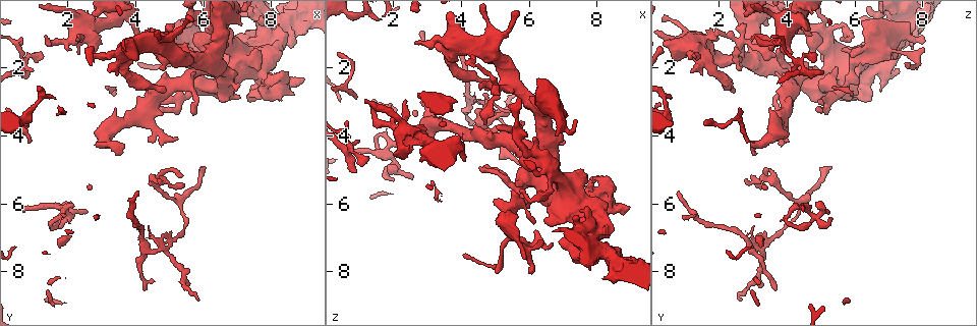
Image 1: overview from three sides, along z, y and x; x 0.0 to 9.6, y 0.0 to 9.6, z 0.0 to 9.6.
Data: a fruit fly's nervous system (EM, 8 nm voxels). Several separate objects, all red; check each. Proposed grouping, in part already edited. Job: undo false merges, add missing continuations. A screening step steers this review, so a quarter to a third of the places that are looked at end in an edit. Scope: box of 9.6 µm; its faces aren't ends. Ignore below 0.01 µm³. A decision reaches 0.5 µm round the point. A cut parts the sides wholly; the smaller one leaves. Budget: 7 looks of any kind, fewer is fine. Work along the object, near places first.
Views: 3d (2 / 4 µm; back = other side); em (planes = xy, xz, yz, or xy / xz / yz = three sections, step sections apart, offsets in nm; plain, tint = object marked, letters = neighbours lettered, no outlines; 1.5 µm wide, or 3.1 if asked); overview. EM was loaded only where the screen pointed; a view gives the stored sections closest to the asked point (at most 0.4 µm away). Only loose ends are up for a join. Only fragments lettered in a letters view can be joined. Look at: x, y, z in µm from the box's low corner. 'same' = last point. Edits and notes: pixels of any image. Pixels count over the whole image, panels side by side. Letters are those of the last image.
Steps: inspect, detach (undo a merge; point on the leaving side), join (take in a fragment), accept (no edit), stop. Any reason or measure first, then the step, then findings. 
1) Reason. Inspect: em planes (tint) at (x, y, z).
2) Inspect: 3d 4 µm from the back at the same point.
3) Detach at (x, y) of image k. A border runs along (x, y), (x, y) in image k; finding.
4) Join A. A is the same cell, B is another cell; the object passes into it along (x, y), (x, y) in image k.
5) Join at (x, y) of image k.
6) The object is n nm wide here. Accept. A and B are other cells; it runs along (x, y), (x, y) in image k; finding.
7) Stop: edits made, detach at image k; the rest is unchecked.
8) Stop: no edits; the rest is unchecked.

Long arm stops here. Inspect: 3d 4 µm at (4.10, 5.70, 0.80).

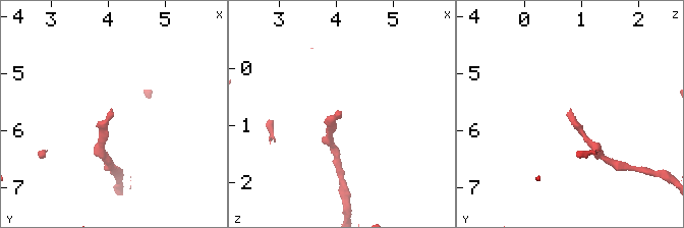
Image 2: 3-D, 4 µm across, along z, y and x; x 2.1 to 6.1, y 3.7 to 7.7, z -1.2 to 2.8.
Inspect: em planes (letters) at (4.05, 5.65, 0.80).

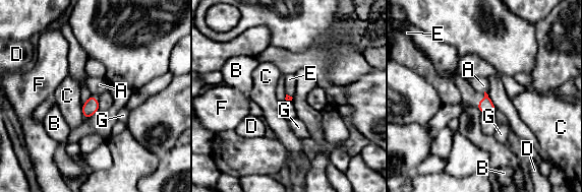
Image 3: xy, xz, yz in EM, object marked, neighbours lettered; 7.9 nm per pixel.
Join E. E is the same cell, A, B, C, D, F and G are other cells; it goes on there.

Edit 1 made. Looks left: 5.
Branch point. Inspect: em planes (tint) at (4.85, 7.40, 3.25).

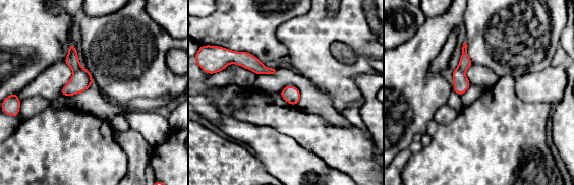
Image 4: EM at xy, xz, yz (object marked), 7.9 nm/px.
See the neighbours. Inspect: em planes (letters) at the same point.

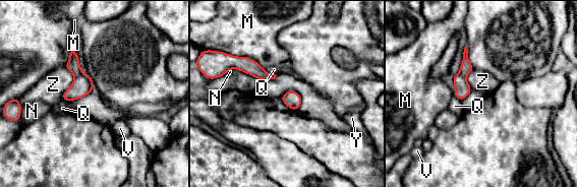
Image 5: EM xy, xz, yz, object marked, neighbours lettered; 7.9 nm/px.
The longest contact is with Z, 280 nm. Accept. M, N, Q, V, Y and Z are other cells; a border runs along (64, 66), (74, 79), (61, 101) in image 5; all the same neuron.

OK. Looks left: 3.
An open end. Inspect: em yz step 8 (letters) at (4.10, 1.95, 7.55).

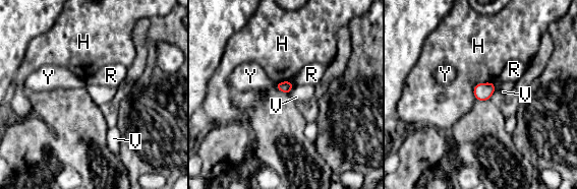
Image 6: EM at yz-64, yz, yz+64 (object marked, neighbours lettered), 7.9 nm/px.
Another direction. Inspect: em planes (letters) at the same point.

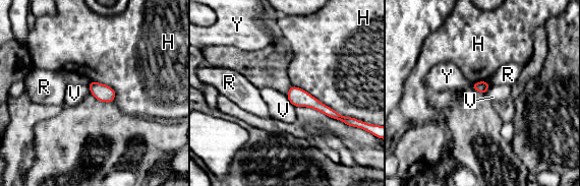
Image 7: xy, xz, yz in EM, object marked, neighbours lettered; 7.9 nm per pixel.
Accept. H, R, V and Y are other cells; it runs along (292, 88), (302, 99), (339, 117) in image 7; none of them fits.

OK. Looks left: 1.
Stop: edits made, join at image 3; the rest is unchecked.

